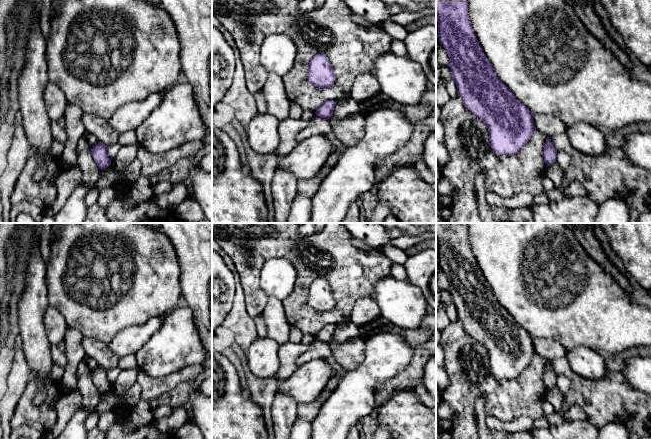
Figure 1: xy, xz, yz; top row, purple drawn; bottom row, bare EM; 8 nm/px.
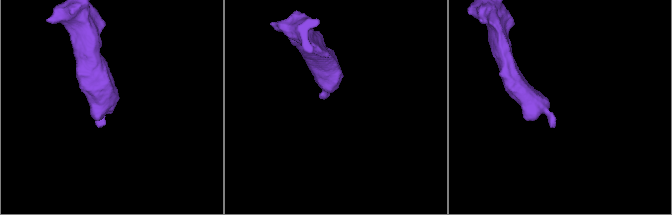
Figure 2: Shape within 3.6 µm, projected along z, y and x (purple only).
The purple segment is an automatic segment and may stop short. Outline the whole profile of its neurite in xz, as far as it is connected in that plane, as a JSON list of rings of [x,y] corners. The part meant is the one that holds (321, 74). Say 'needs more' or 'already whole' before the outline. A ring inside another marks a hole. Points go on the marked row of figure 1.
already whole | [[[316,54],[309,62],[308,81],[316,87],[330,87],[336,81],[333,66],[325,54]]]

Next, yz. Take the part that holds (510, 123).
already whole | [[[436,0],[436,17],[439,42],[449,56],[449,67],[458,96],[468,110],[487,125],[491,148],[495,154],[517,154],[536,131],[533,113],[515,98],[495,74],[472,29],[467,0]]]

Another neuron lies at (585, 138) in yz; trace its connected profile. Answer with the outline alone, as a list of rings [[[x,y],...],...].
[[[575,123],[566,128],[566,134],[572,147],[585,155],[602,155],[610,148],[602,130],[588,123]]]

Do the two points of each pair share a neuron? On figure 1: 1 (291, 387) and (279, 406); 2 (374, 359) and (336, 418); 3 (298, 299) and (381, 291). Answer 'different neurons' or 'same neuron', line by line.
1: different neurons
2: same neuron
3: different neurons

